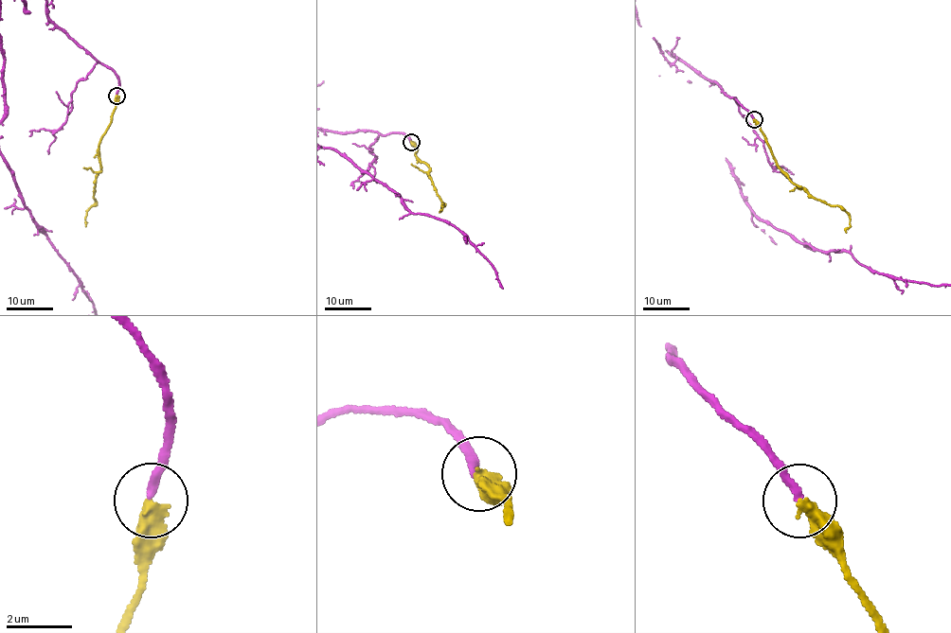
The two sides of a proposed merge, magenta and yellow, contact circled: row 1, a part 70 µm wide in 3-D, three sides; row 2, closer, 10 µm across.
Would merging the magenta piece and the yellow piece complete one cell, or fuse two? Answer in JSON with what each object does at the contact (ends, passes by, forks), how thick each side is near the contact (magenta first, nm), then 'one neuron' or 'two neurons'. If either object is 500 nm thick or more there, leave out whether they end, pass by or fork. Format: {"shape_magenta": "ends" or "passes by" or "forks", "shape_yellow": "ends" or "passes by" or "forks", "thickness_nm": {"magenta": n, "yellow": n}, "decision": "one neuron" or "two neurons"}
{"shape_magenta": "ends", "shape_yellow": "ends", "thickness_nm": {"magenta": 220, "yellow": 440}, "decision": "one neuron"}

